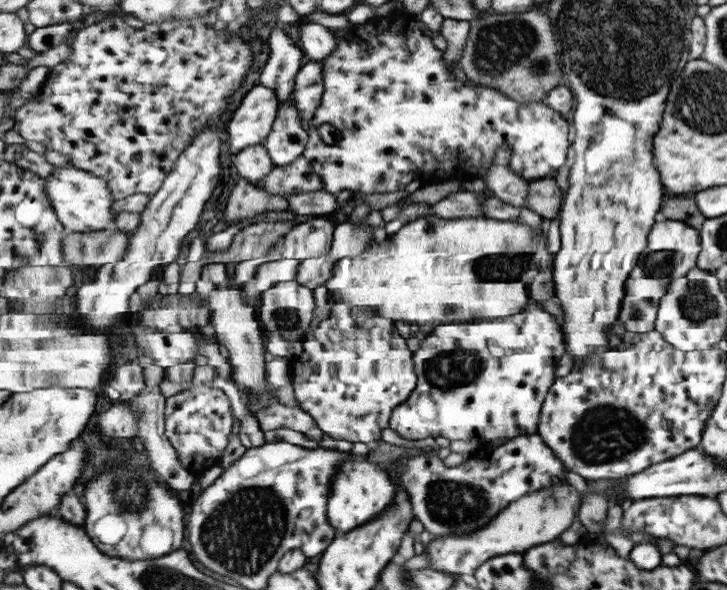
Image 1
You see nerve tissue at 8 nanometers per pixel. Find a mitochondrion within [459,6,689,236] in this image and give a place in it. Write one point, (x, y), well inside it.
(499, 48)

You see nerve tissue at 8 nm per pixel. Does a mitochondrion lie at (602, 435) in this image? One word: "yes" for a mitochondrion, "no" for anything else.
yes

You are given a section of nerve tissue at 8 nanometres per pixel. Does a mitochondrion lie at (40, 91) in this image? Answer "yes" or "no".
no

